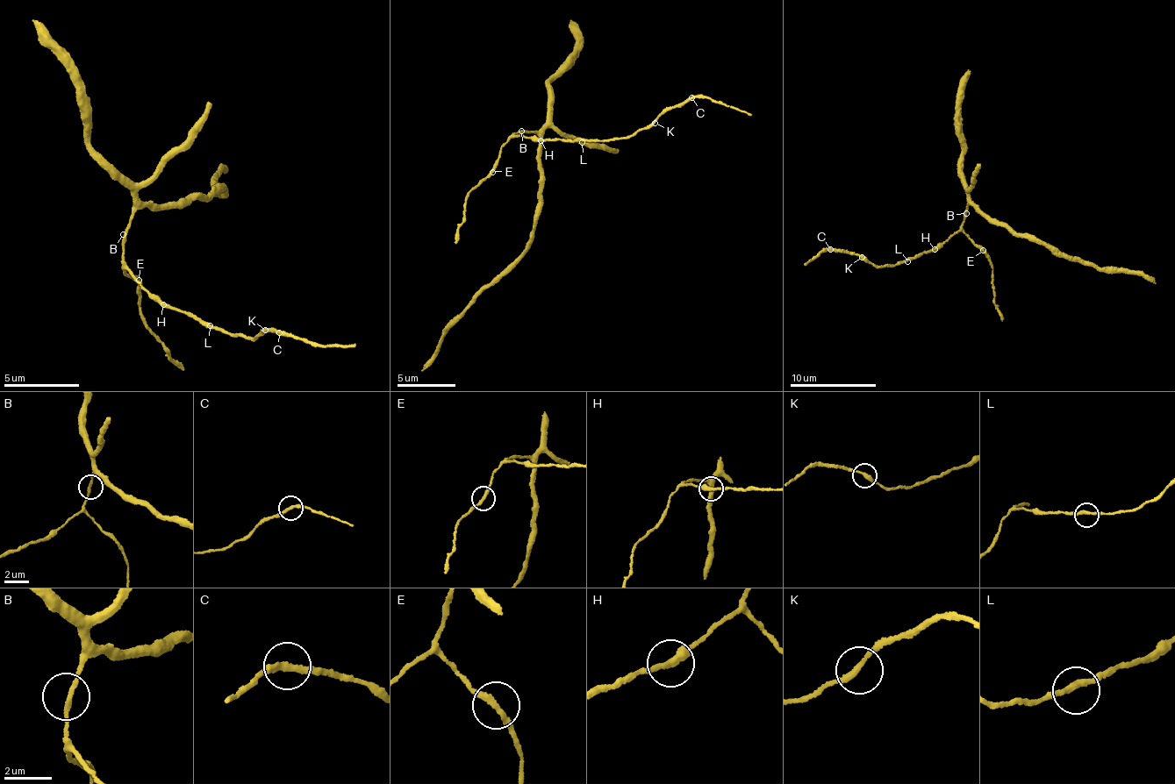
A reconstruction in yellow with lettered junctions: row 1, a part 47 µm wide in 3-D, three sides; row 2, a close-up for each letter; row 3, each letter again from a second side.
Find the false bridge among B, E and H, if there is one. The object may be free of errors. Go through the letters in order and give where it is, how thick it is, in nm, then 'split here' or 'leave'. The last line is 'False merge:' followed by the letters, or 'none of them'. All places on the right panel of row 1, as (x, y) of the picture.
B: at (966, 213); 180 nm thick; leave
E: at (983, 250); 240 nm thick; leave
H: at (934, 249); 280 nm thick; leave
False merge: none of them

